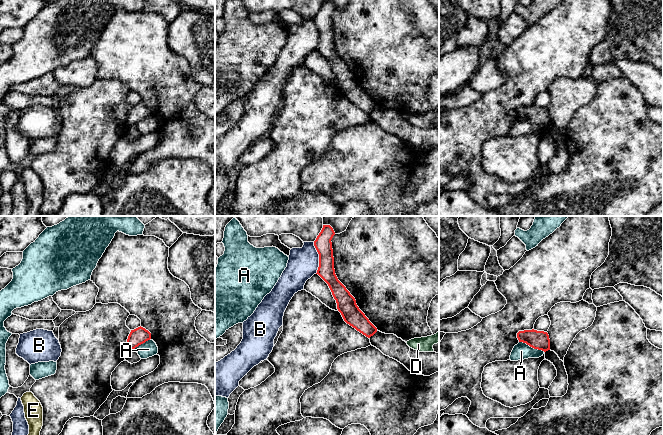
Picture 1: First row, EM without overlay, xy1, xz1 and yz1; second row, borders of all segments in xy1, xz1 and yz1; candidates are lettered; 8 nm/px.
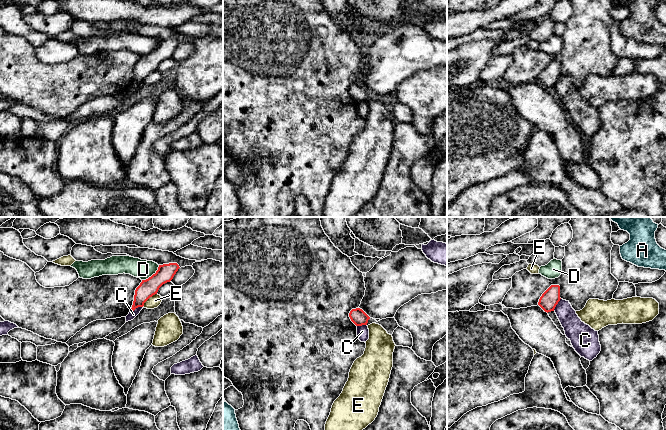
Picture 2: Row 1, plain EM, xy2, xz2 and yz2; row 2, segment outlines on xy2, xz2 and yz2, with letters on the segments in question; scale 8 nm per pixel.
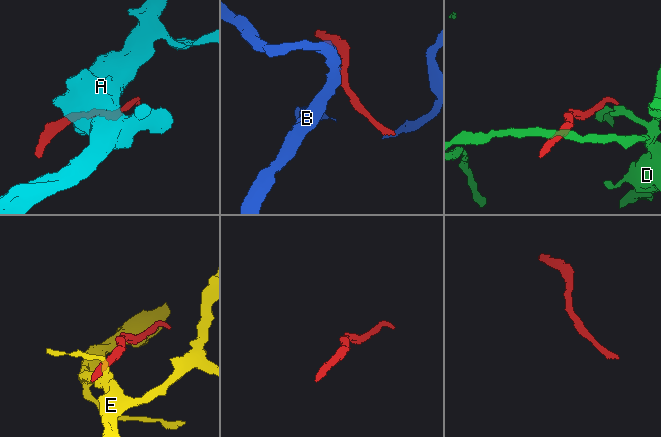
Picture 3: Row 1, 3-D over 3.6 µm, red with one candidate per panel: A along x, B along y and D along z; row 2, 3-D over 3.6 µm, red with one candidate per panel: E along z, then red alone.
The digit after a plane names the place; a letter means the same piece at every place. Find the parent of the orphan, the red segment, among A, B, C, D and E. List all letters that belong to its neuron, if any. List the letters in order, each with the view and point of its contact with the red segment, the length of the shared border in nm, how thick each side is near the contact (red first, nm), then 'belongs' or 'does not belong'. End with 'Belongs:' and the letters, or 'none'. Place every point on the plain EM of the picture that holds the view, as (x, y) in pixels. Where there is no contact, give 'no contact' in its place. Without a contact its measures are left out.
A: yz1 (532, 123) | 220 nm | 150/140 nm | does not belong
B: xz1 (319, 34) | 260 nm | 140/240 nm | does not belong
C: xy2 (136, 83) | 120 nm | 140/60 nm | does not belong
D: xy2 (153, 50) | 190 nm | 140/160 nm | does not belong
E: xy2 (148, 74) | 160 nm | 140/100 nm | does not belong
Belongs: none

